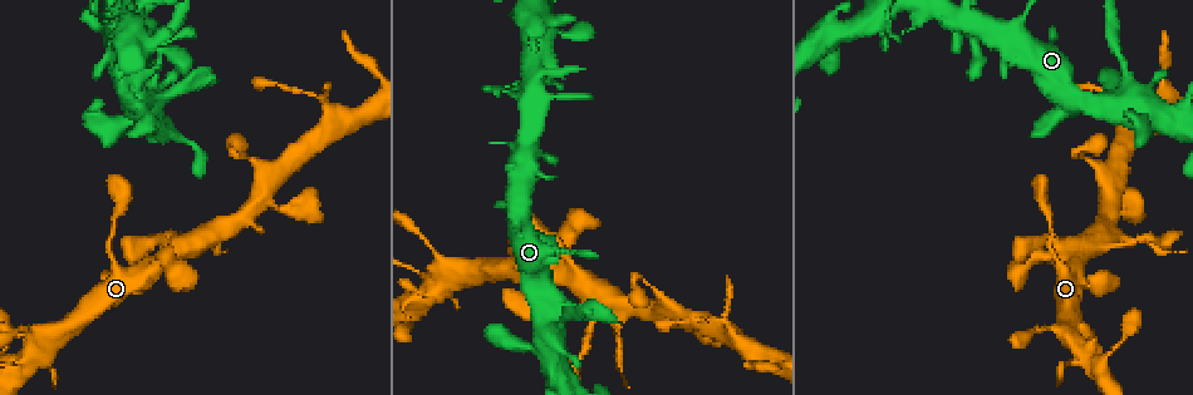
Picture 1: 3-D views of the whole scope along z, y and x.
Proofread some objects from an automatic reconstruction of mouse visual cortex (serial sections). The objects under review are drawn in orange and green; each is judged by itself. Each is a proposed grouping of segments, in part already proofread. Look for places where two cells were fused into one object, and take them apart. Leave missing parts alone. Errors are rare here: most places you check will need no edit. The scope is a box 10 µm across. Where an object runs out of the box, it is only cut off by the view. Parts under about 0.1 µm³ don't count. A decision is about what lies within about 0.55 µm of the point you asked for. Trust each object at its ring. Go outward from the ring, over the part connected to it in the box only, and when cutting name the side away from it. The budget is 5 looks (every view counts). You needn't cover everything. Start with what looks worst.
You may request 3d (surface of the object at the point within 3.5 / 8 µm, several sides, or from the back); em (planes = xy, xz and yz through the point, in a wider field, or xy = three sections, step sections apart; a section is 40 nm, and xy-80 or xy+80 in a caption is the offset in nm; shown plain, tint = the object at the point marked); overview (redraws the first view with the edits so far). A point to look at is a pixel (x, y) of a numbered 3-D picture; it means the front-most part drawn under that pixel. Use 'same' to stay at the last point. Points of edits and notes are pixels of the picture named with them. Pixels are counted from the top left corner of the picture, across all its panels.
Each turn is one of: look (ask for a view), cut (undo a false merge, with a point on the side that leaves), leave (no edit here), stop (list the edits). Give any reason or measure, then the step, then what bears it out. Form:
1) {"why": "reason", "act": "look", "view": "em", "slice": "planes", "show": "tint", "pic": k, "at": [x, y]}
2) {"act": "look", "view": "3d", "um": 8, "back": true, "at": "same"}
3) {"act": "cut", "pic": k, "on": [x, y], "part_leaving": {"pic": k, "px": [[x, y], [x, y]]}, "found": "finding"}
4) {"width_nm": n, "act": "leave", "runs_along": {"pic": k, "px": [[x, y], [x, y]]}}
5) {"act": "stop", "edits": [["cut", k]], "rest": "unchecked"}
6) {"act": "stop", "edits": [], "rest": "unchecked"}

{"why": "abrupt turn", "act": "look", "view": "3d", "um": 3.5, "pic": 1, "at": [969, 33]}

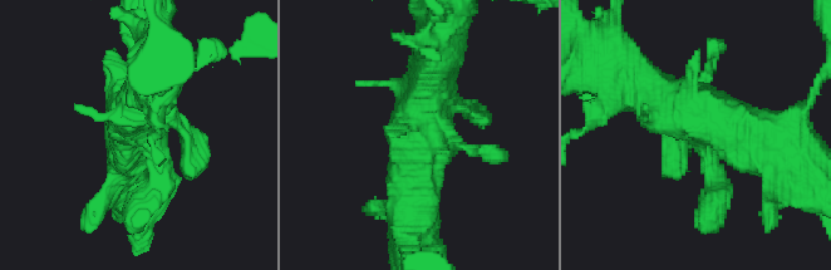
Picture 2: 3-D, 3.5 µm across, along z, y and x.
{"why": "now the EM", "act": "look", "view": "em", "slice": "xy", "step": 2, "show": "tint", "pic": 2, "at": [703, 138]}

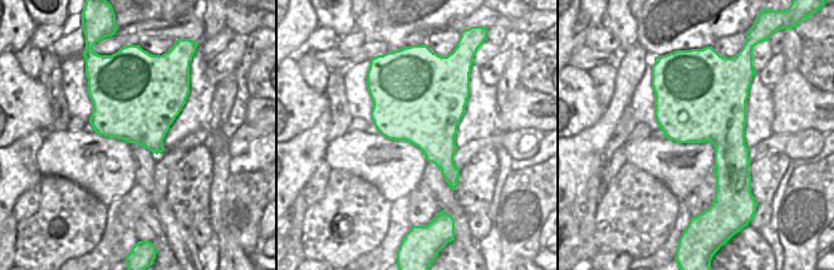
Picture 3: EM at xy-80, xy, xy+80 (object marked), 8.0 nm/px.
{"act": "leave", "runs_along": {"pic": 2, "px": [[760, 132], [706, 117], [709, 210]]}, "found": "all the same cell"}

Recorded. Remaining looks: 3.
{"act": "look", "view": "3d", "um": 3.5, "pic": 1, "at": [113, 19]}

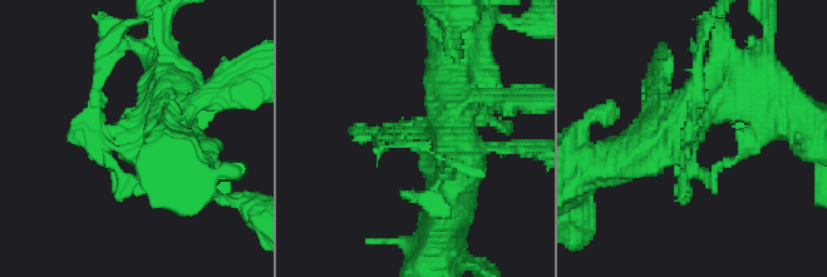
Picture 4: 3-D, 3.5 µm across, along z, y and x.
{"why": "shape alone is not enough", "act": "look", "view": "em", "slice": "xy", "step": 1, "show": "tint", "pic": 4, "at": [698, 137]}

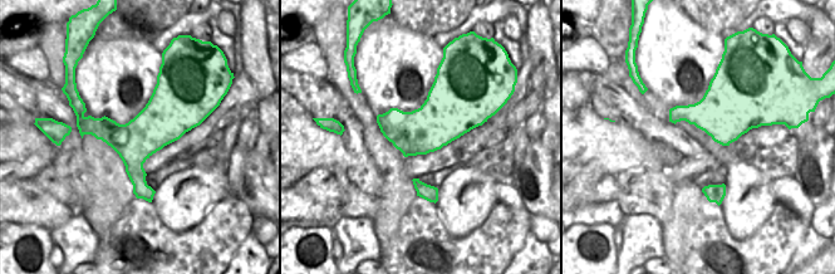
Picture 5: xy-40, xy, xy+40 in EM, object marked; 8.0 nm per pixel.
{"width_nm": 400, "act": "leave", "runs_along": {"pic": 4, "px": [[170, 92], [151, 134], [69, 138]]}, "found": "all the same cell"}

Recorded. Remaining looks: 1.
{"act": "stop", "edits": [], "rest": "unchecked"}

